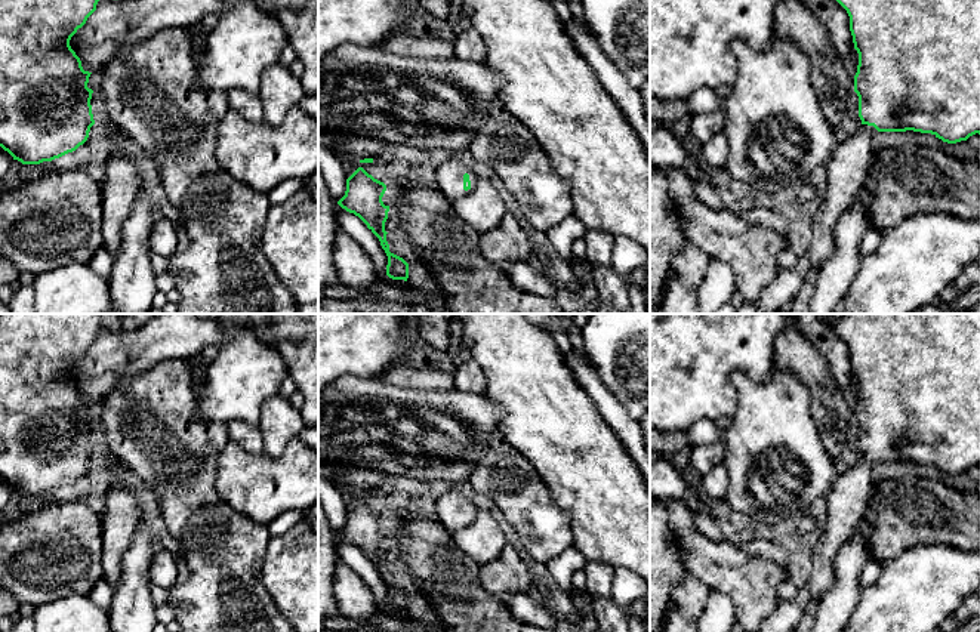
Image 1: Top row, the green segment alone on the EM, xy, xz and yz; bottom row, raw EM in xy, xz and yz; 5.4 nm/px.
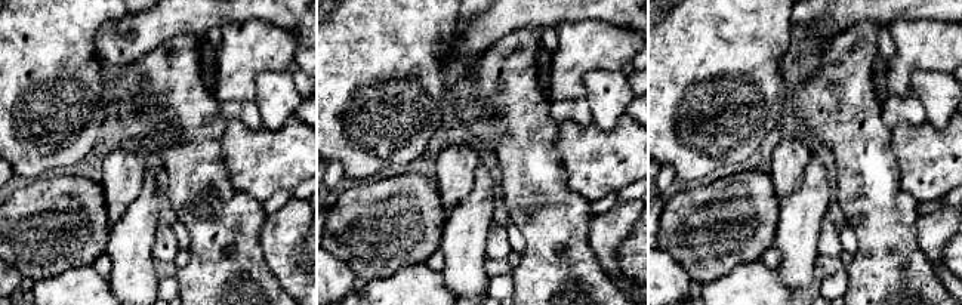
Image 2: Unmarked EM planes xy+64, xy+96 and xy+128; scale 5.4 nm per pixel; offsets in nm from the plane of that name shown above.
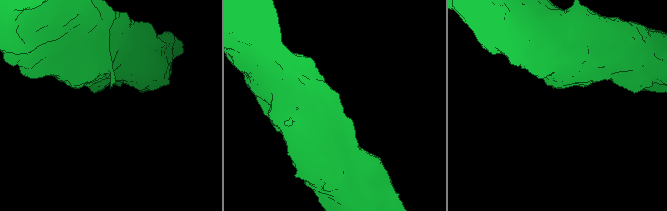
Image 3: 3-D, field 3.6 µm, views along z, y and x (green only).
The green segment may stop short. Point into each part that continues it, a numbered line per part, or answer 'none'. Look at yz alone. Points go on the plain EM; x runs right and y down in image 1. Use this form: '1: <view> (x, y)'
1: yz (846, 501)

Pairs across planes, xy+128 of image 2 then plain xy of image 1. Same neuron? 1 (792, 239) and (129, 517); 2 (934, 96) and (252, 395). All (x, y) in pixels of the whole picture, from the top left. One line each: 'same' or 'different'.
1: different
2: different

